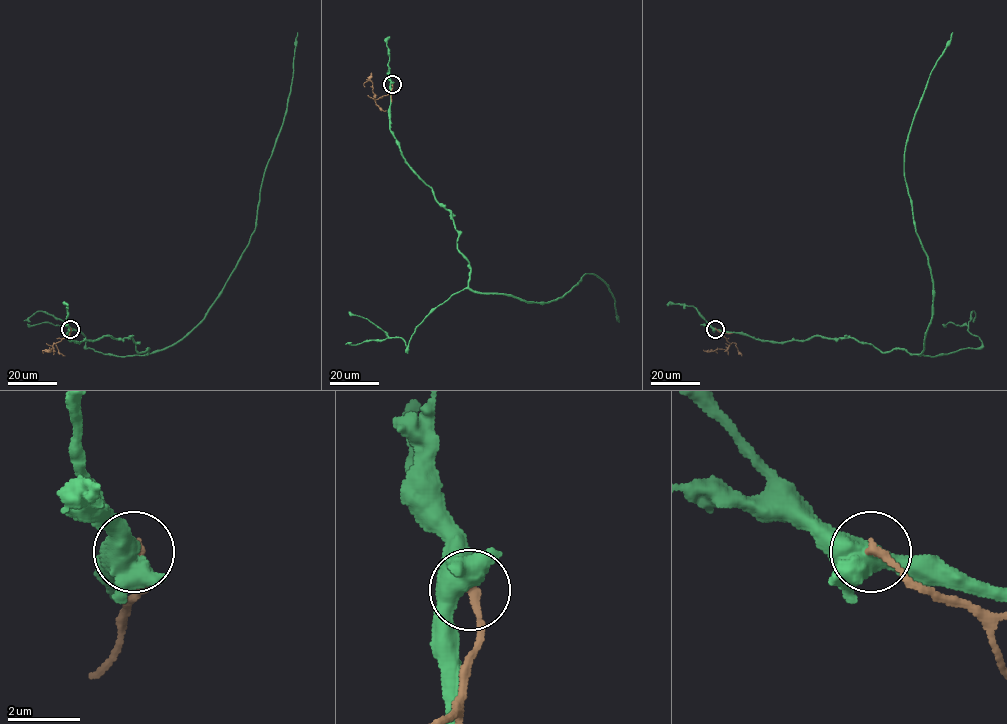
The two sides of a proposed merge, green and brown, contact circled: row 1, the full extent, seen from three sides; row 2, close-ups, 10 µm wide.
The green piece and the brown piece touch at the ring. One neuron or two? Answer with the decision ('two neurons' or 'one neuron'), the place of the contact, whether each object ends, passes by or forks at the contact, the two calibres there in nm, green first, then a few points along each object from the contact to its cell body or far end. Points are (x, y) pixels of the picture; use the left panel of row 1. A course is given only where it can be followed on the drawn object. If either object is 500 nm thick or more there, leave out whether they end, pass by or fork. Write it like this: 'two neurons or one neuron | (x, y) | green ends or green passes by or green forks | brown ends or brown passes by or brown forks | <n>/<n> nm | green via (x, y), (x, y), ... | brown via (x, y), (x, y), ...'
two neurons | (70, 329) | green forks | brown ends | 480/240 nm | green via (70, 328), (70, 341), (131, 338), (149, 354), (203, 318), (255, 227), (297, 32) | brown via (70, 328), (69, 336), (53, 346), (53, 350), (43, 350), (43, 353)

